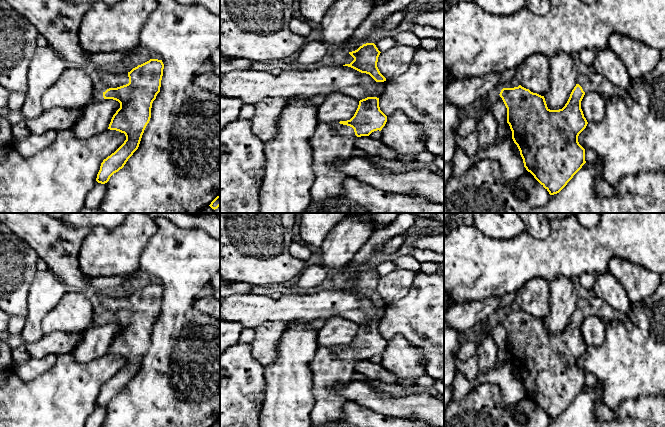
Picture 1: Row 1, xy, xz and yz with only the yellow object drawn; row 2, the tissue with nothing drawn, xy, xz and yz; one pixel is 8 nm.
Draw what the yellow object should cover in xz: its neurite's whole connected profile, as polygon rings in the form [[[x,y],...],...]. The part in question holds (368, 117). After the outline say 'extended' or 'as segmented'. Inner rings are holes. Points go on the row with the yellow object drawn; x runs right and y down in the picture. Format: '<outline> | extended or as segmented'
[[[367,97],[359,101],[358,108],[350,120],[317,124],[309,139],[313,156],[312,169],[315,175],[310,189],[312,204],[323,204],[325,200],[342,194],[347,176],[337,167],[352,155],[357,137],[369,136],[374,131],[381,131],[386,122],[387,116],[380,110],[379,98]]] | extended

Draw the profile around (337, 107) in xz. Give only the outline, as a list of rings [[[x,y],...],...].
[[[333,93],[317,109],[317,119],[322,123],[332,123],[350,120],[359,105],[359,100],[342,93]]]

